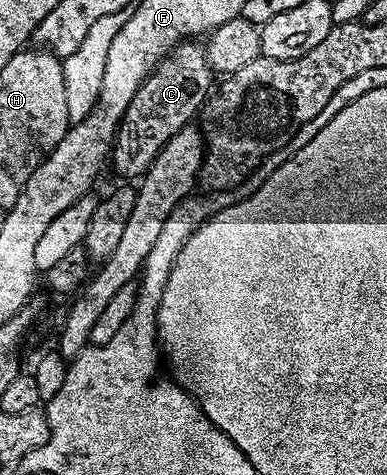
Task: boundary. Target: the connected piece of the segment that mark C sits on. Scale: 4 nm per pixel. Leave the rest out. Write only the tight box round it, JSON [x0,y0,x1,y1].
[113,40,213,178]

